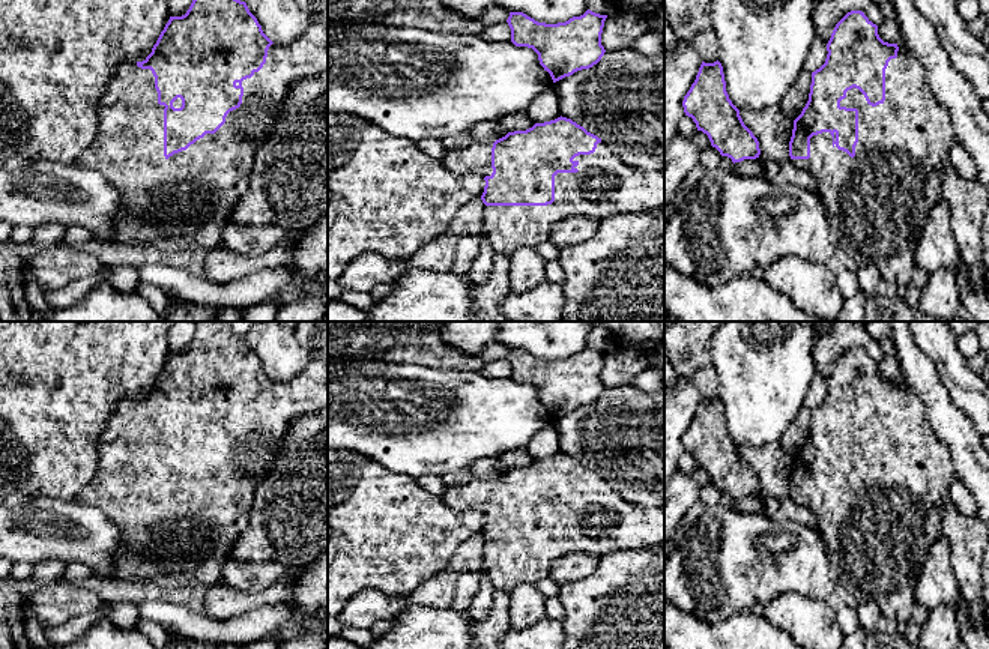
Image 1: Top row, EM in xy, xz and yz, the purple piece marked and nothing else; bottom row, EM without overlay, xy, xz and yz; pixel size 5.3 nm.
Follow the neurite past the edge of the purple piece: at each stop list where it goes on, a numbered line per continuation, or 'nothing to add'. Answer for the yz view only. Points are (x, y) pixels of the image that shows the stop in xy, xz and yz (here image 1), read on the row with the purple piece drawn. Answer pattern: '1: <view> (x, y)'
1: yz (878, 202)

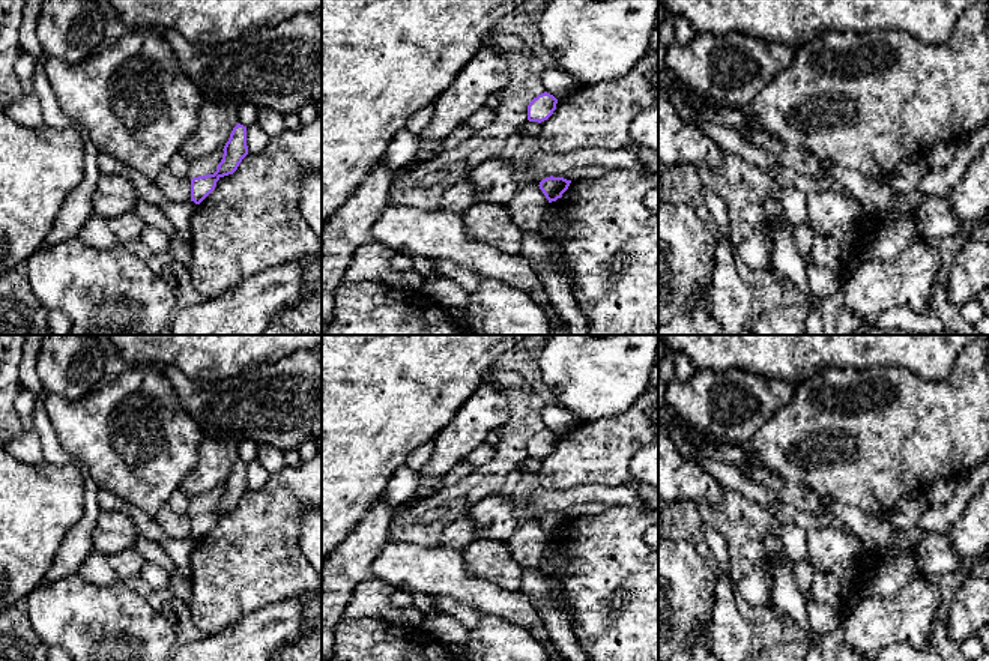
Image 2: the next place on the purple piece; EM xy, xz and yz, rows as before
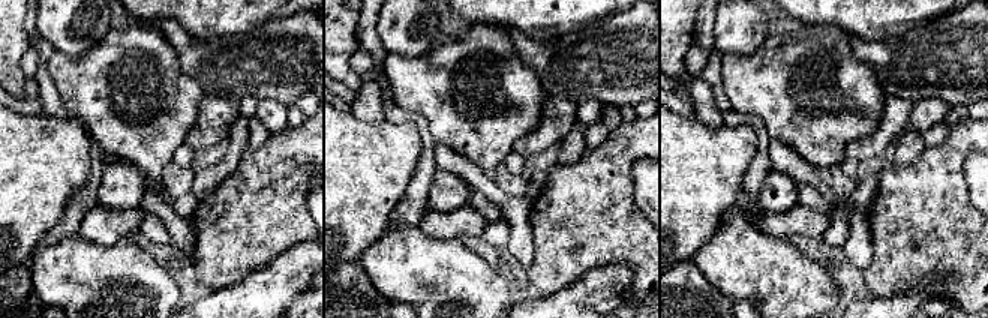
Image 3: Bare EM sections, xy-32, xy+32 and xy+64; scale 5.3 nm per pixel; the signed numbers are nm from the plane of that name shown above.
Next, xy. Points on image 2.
nothing to add

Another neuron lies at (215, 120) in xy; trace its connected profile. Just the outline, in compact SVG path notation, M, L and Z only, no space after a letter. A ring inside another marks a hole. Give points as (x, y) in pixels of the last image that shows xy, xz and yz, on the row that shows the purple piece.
M204 102L198 113L198 126L195 132L180 146L177 153L194 161L218 149L224 149L237 123L239 114L236 107Z

